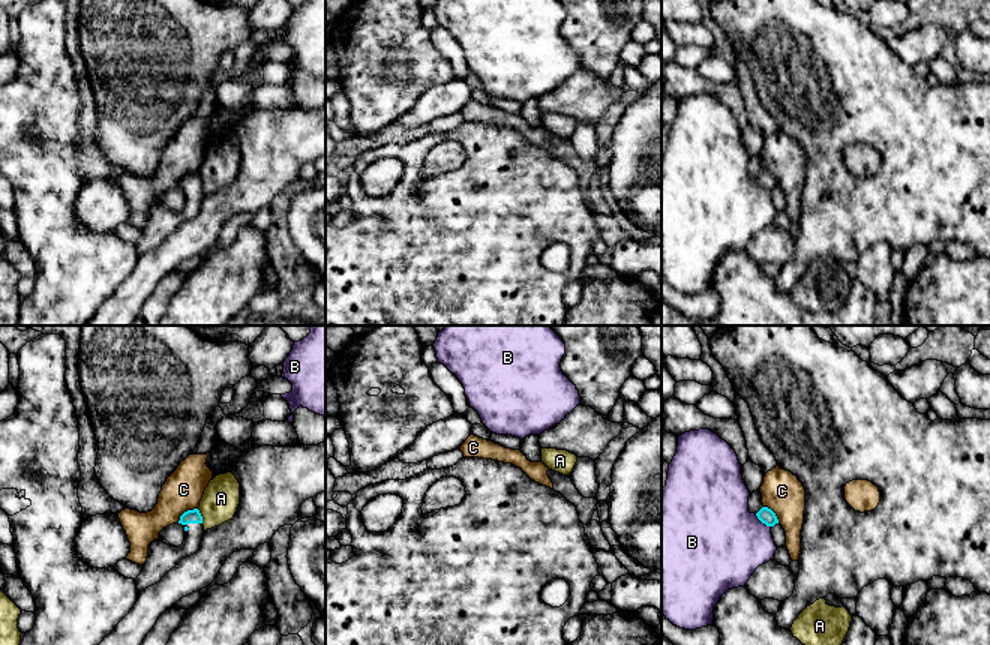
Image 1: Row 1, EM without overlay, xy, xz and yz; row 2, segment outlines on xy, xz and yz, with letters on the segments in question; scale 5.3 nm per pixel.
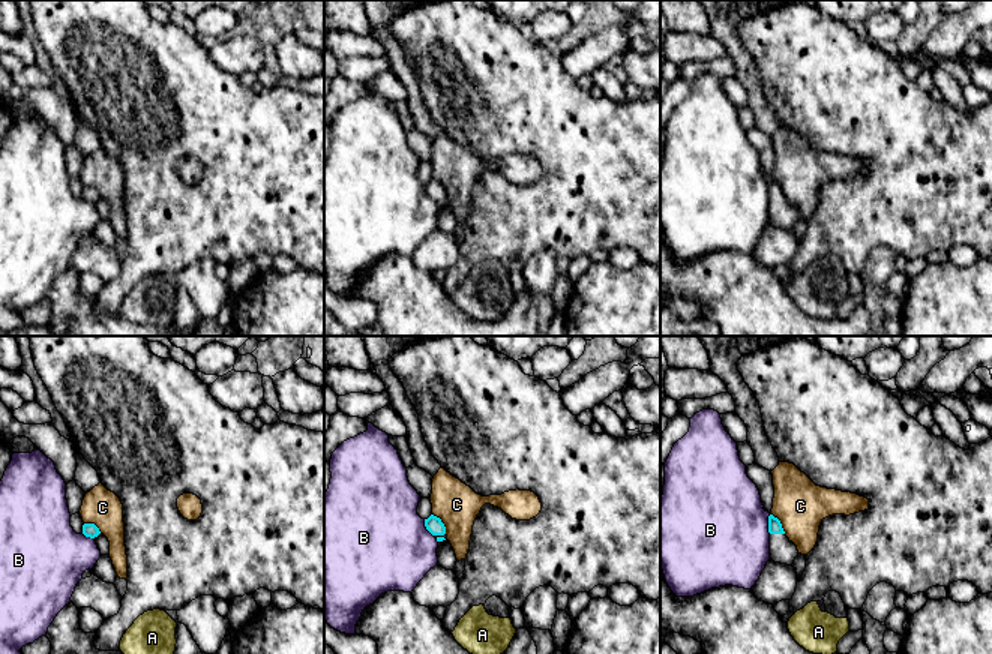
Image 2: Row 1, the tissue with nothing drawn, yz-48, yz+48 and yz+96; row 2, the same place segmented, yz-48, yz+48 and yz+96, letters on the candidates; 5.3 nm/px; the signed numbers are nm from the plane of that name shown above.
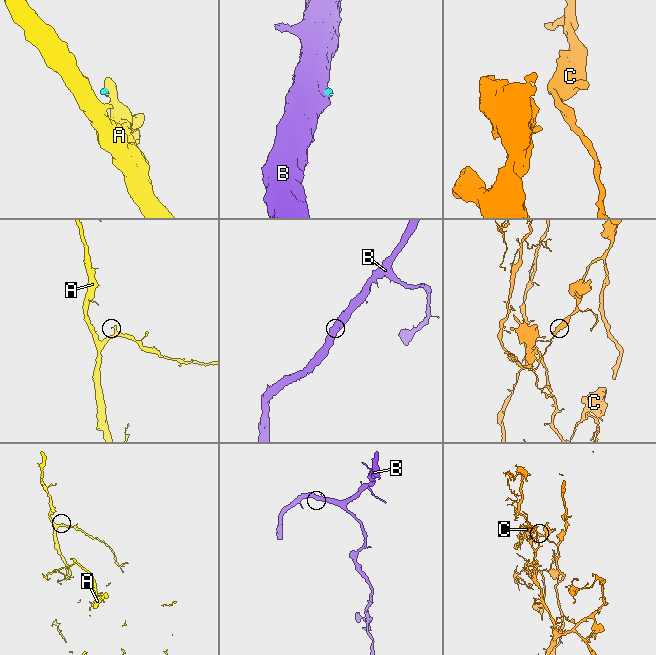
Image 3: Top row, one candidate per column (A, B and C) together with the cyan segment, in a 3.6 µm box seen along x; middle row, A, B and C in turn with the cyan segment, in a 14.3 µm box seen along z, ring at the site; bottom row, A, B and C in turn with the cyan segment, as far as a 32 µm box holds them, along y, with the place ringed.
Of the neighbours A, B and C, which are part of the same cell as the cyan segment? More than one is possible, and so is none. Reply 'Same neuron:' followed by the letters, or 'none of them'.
Same neuron: none of them

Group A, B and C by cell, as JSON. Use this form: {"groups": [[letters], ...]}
{"groups": [["A"], ["B"], ["C"]]}

